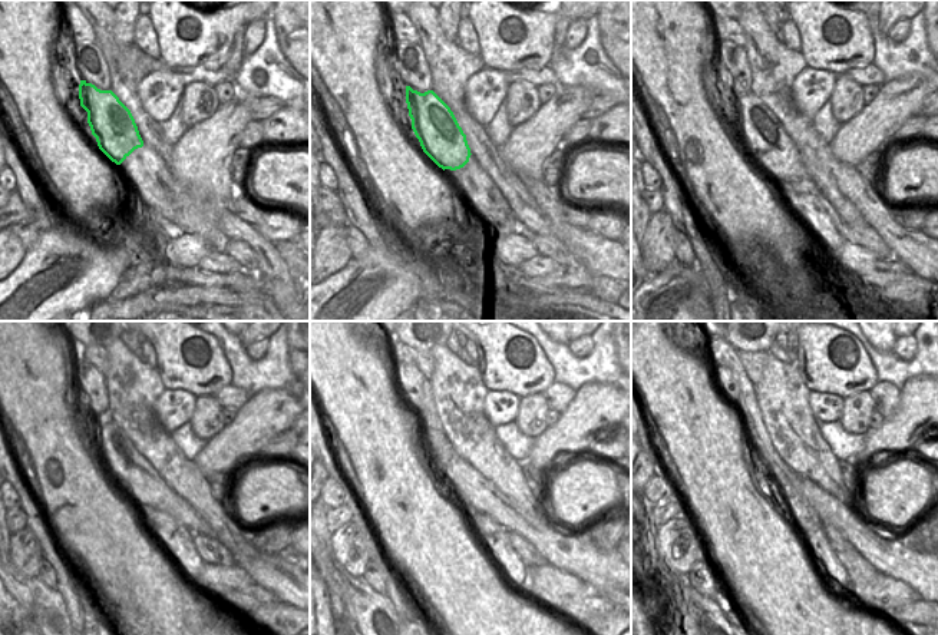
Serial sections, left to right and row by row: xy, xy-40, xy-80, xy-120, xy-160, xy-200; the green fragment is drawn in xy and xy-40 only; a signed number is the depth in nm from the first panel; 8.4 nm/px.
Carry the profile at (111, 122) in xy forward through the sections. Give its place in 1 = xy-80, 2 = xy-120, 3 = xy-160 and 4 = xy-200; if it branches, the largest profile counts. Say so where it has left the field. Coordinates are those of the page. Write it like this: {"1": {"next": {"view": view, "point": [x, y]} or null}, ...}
{"1": {"next": {"view": "xy-80", "point": [765, 139]}}, "2": {"next": {"view": "xy-120", "point": [132, 473]}}, "3": {"next": {"view": "xy-160", "point": [465, 483]}}, "4": {"next": {"view": "xy-200", "point": [831, 511]}}}

